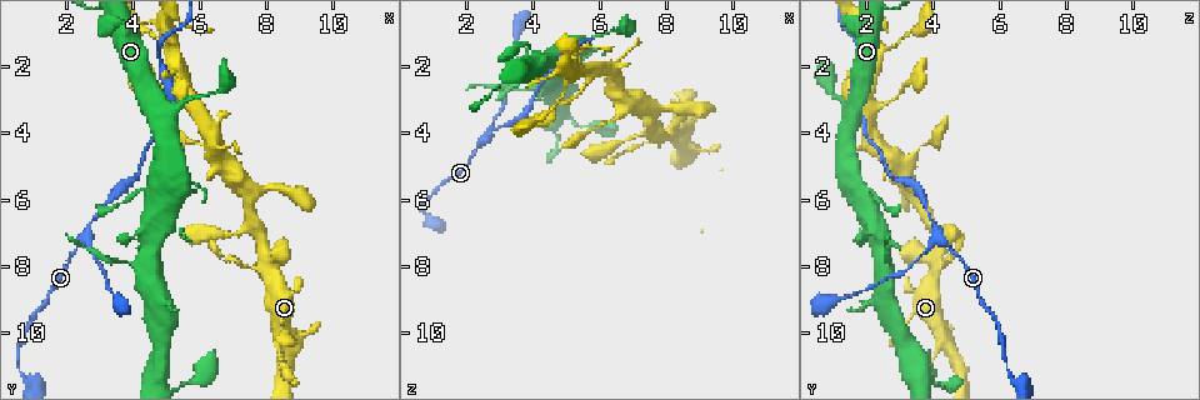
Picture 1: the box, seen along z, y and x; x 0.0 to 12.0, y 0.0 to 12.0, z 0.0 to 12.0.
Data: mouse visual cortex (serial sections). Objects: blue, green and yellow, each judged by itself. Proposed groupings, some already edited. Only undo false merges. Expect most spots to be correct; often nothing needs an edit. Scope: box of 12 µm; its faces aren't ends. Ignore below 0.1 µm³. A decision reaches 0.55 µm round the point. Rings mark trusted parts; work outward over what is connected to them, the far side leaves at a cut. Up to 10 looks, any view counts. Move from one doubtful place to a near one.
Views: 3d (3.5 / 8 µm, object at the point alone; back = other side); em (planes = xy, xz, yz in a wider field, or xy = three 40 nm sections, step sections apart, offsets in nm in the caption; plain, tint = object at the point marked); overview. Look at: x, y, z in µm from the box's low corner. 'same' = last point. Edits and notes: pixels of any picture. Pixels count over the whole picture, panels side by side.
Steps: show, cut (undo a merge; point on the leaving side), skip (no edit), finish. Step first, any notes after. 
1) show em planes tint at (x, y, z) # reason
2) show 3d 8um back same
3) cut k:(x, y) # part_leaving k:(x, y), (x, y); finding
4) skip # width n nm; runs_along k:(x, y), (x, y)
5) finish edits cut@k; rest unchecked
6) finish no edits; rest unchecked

show 3d 3.5um at (2.5, 7.1, 4.1) # three arms meet

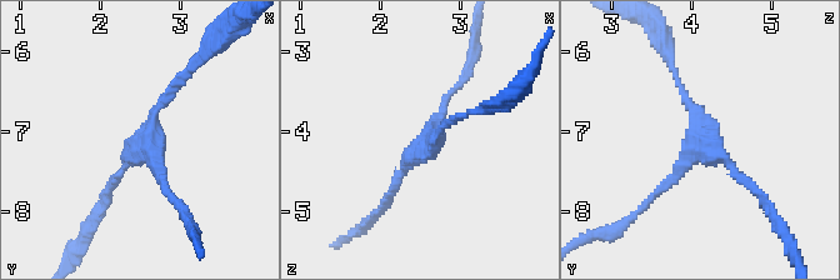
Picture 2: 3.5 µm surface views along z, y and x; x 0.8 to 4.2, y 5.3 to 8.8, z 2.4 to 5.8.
show em planes tint at (2.50, 7.15, 4.25) # arms 3; arm_widths 100, 150, 150 nm; need the tissue

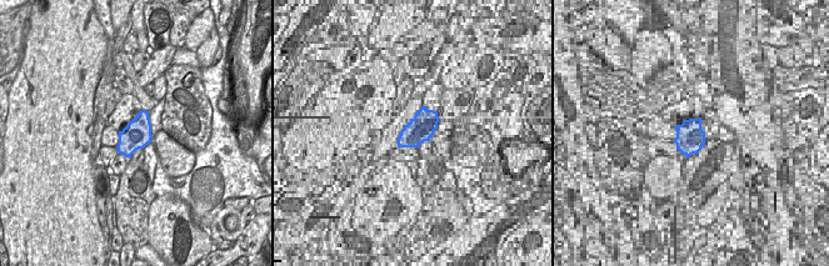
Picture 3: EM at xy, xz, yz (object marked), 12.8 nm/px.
skip # runs_along 2:(760, 195), (709, 141), (678, 76); one cell here

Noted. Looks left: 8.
show 3d 3.5um at (5.9, 3.3, 2.0) # branch point

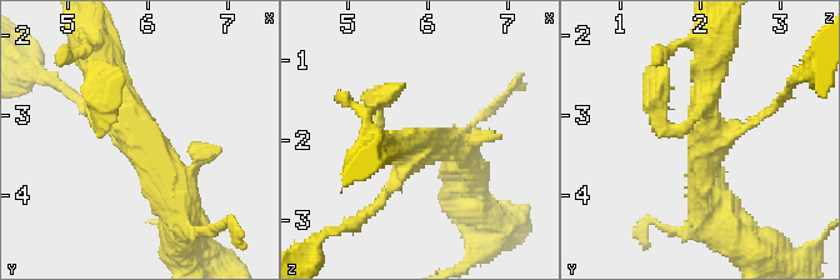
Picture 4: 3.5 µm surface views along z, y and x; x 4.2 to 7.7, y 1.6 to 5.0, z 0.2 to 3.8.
show em xy step 1 tint at (5.90, 3.30, 2.05) # arms 3; arm_widths 150, 350, 400 nm; now the EM

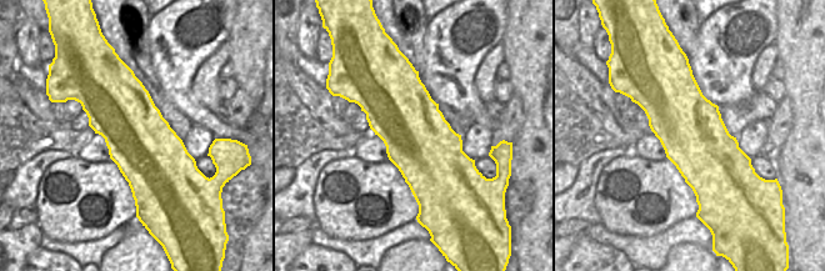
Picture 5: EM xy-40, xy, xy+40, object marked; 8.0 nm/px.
skip # width 550 nm; runs_along 4:(180, 208), (176, 181), (95, 65); continuous, no second cell

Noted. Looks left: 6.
show 3d 3.5um at (5.2, 1.5, 2.3) # calibre changes

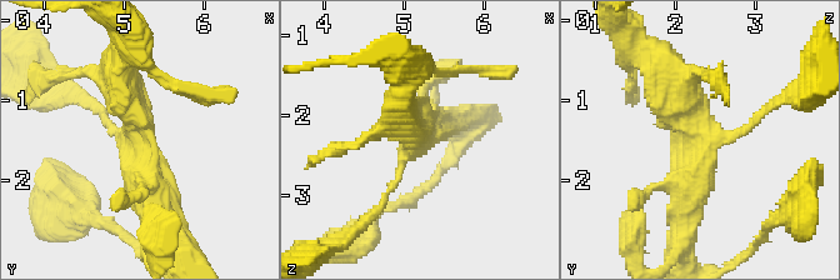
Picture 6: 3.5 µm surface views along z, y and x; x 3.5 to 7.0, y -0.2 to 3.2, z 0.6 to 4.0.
show em xy step 2 tint at (5.20, 1.50, 2.30)

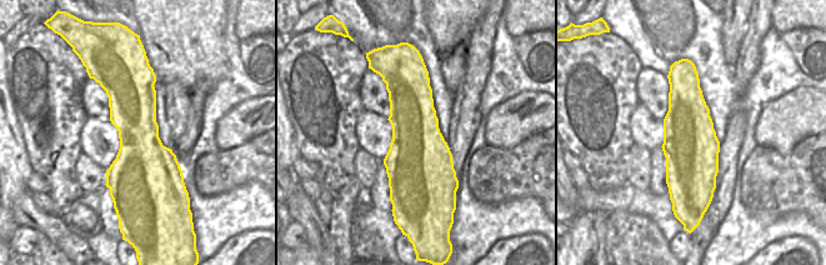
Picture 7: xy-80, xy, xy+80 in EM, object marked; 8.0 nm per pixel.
skip # arm_widths 100, 450, 450 nm; runs_along 6:(159, 218), (121, 68); continuous, no second cell

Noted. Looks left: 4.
show 3d 3.5um back at (4.0, 1.0, 3.7) # calibre changes

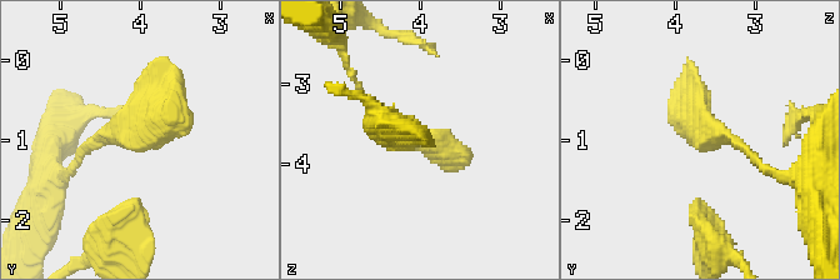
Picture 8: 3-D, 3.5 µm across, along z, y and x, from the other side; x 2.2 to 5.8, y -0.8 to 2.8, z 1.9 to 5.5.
show em planes tint at (4.05, 0.95, 3.65)

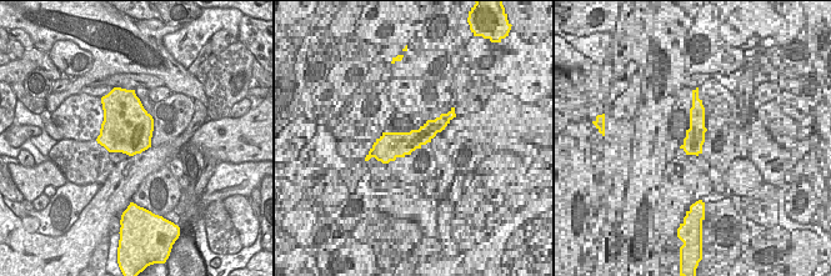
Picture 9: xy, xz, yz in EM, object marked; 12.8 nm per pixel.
skip # width 650 nm; runs_along 8:(78, 158), (143, 130), (174, 65); continuous, no second cell

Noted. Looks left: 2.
finish no edits; rest unchecked

